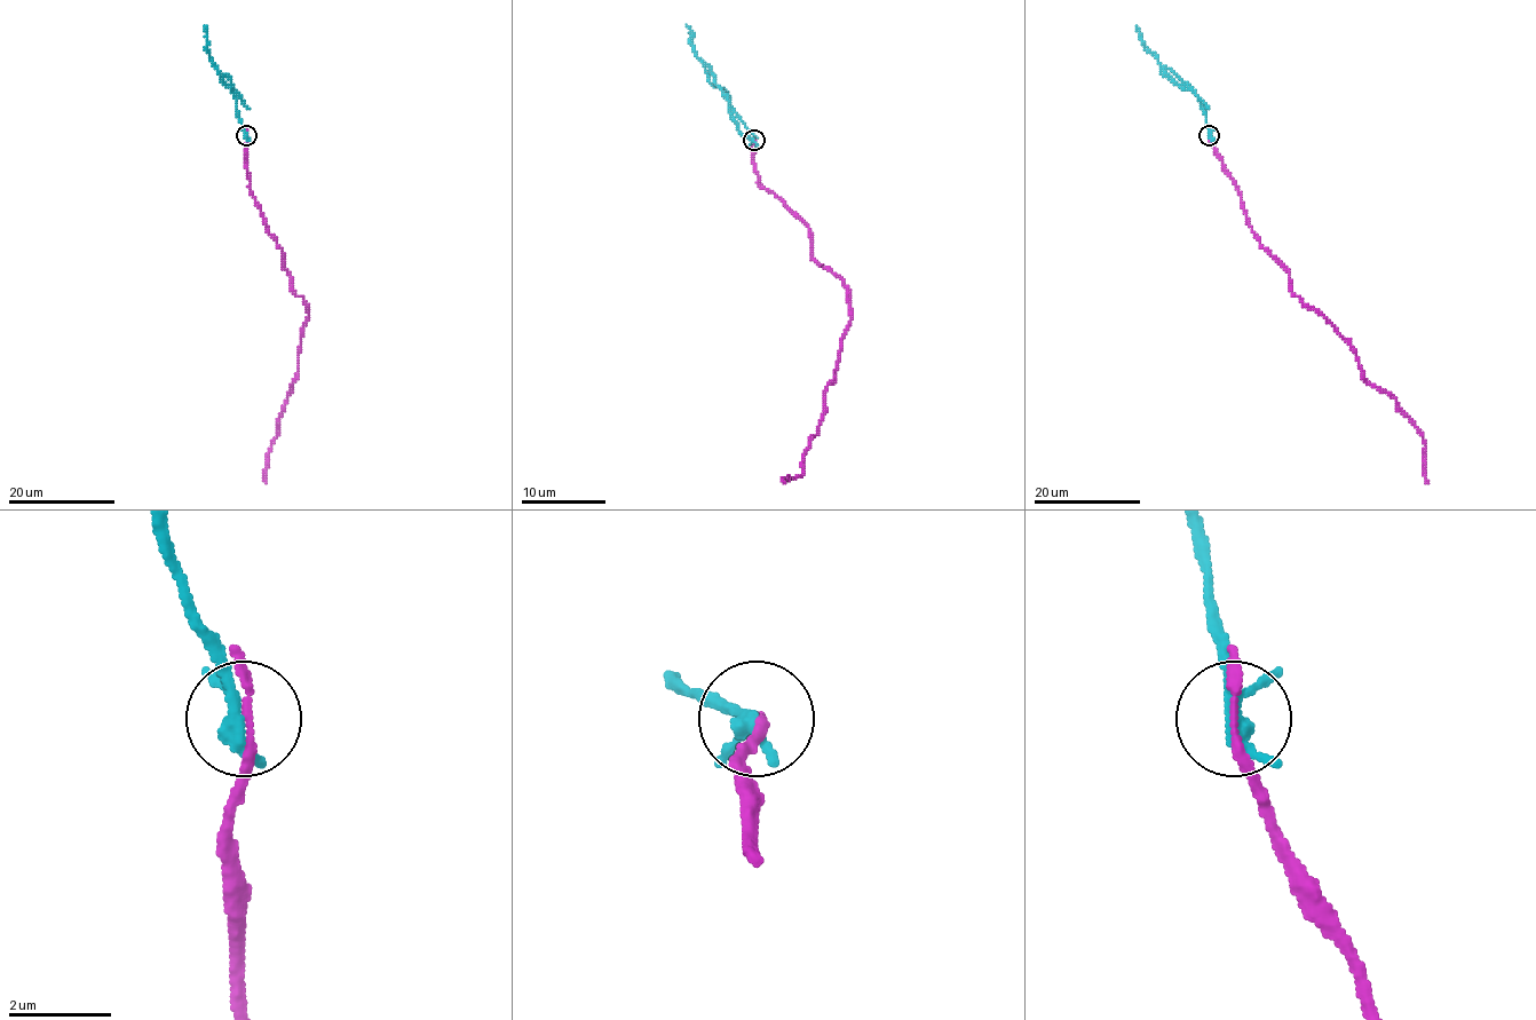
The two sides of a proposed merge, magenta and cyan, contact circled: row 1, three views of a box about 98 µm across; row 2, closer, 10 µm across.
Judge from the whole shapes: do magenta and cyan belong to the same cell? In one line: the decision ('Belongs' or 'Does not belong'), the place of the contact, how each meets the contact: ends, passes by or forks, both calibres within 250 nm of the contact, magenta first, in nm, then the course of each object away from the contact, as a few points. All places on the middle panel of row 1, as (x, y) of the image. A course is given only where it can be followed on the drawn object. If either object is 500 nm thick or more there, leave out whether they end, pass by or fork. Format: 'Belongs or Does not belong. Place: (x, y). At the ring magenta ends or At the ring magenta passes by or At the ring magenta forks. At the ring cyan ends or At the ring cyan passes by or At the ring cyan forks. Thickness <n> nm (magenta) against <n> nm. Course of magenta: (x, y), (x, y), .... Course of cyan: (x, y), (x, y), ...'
Belongs. Place: (754, 140). At the ring magenta passes by. At the ring cyan forks. Thickness 140 nm (magenta) against 240 nm. Course of magenta: (753, 140), (758, 182), (806, 224), (810, 254), (848, 292), (850, 323), (823, 420), (801, 473), (785, 483). Course of cyan: (753, 140), (741, 134), (728, 110), (728, 96), (697, 56), (688, 26)

